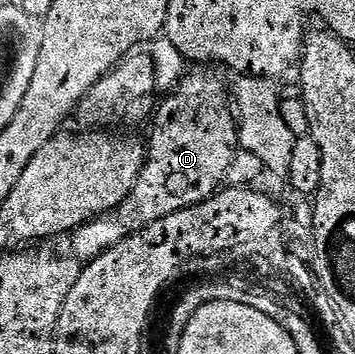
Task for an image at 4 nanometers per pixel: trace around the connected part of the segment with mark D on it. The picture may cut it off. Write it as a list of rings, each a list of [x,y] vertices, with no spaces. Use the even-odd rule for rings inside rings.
[[[189,73],[164,98],[165,100],[160,100],[152,120],[153,136],[147,139],[145,167],[129,196],[109,214],[102,215],[72,232],[72,254],[78,260],[98,259],[105,251],[124,242],[130,235],[136,235],[137,232],[155,225],[155,221],[163,221],[163,217],[171,217],[171,213],[179,213],[188,207],[206,203],[226,186],[229,170],[239,150],[239,123],[231,106],[231,91],[227,83],[213,75]]]

